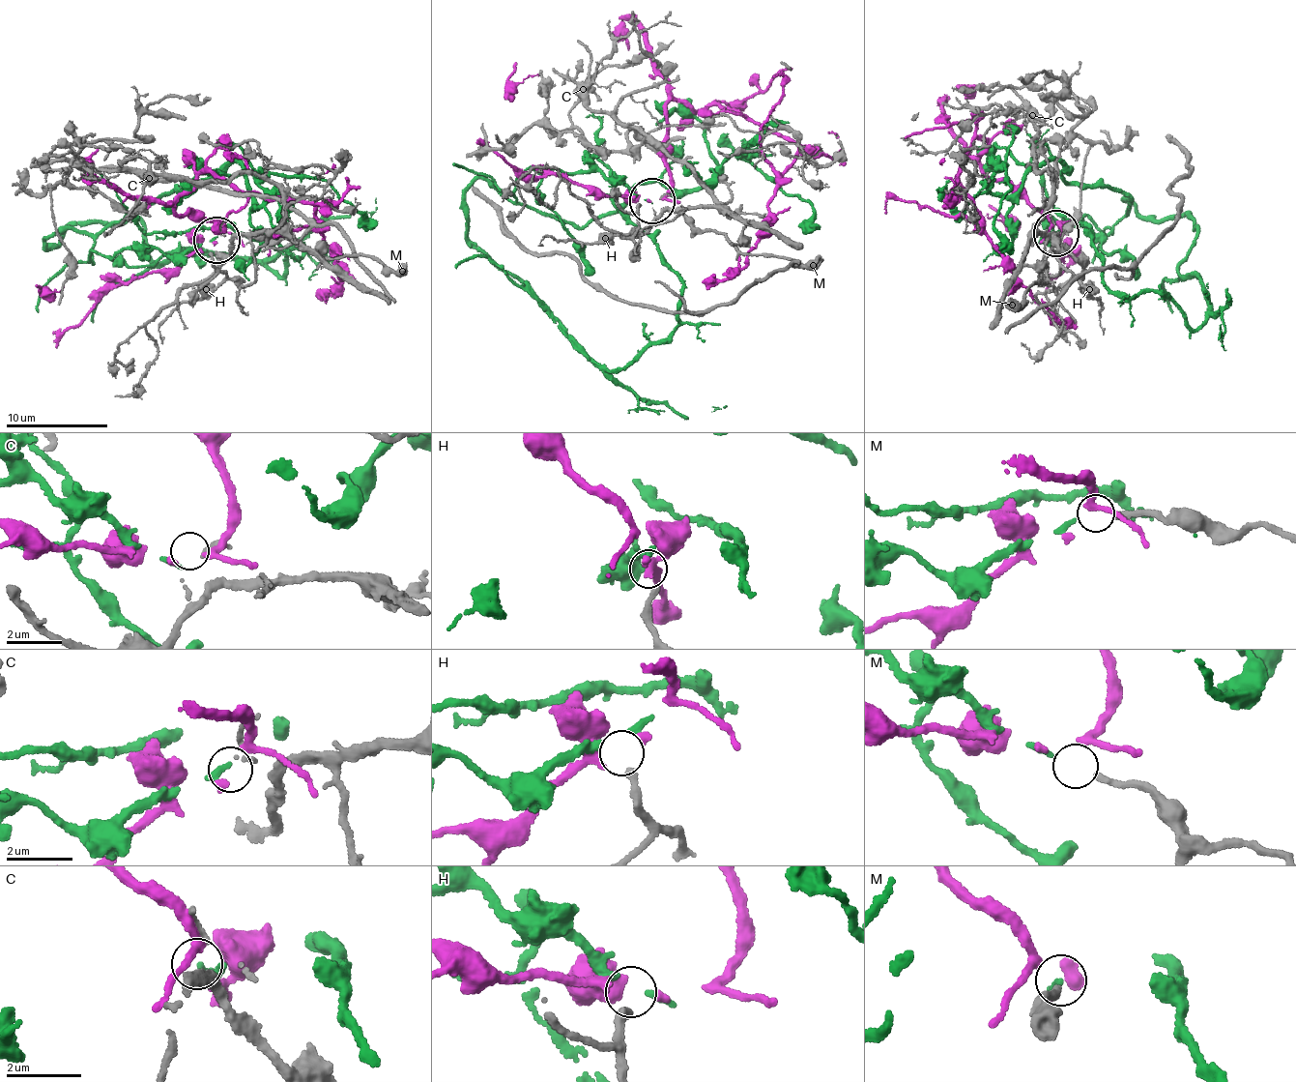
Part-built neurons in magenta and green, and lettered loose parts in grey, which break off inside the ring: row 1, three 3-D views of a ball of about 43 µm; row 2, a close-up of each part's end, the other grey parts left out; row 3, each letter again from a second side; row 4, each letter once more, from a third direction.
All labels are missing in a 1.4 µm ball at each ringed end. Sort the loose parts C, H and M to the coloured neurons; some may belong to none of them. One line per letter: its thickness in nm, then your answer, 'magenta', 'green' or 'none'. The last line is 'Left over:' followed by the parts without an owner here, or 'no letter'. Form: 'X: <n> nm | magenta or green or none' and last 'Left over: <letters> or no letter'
C: 80 nm | none
H: 240 nm | magenta
M: 200 nm | green
Left over: C

